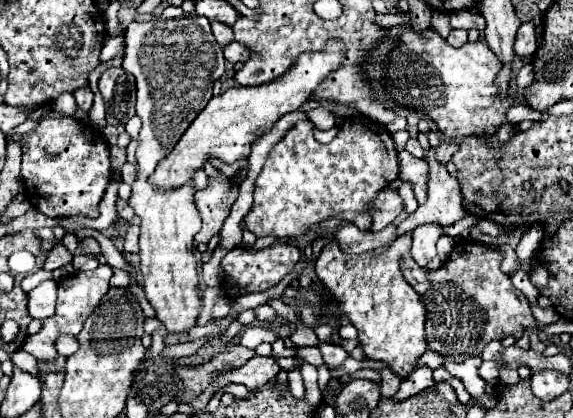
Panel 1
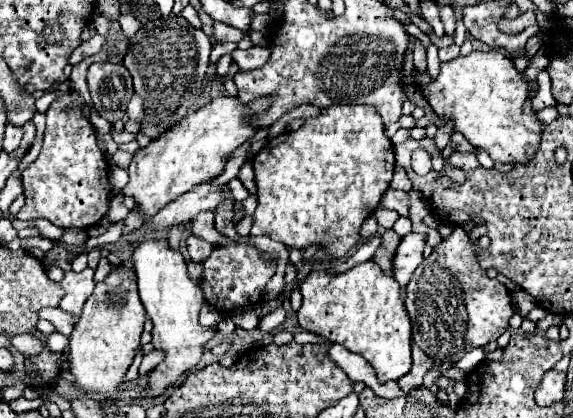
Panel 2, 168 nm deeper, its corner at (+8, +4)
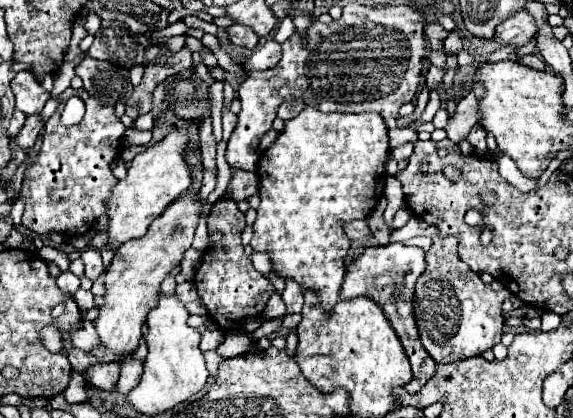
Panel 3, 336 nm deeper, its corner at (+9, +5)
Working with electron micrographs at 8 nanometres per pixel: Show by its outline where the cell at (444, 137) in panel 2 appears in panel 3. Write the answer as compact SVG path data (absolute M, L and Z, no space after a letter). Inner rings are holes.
M467 94L465 98L461 98L459 102L457 102L457 108L455 108L455 114L449 118L449 122L447 122L447 128L445 128L445 132L447 132L447 138L449 140L453 140L453 142L459 142L459 140L463 140L467 134L469 134L469 130L477 124L477 106L475 106L475 102L471 102L471 96L473 94Z

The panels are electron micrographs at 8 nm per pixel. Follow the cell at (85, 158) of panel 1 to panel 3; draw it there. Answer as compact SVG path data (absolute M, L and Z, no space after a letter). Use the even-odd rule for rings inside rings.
M67 88L59 96L55 114L45 122L43 148L35 164L25 172L29 192L21 192L21 196L25 198L23 226L41 236L47 236L49 232L85 234L87 230L91 230L95 220L107 212L107 198L117 184L117 178L111 174L111 162L119 154L123 132L125 126L115 116L113 106L103 106L85 90ZM69 96L83 98L87 112L77 126L67 128L59 122L59 116Z

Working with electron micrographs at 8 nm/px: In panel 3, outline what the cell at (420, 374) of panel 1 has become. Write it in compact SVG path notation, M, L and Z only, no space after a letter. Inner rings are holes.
M401 242L387 244L387 246L369 246L347 268L345 282L343 282L343 288L341 288L341 298L349 300L353 296L369 296L377 304L381 304L383 312L391 320L391 326L399 334L399 340L403 342L403 348L409 356L409 362L411 362L411 368L413 368L413 378L405 386L405 390L411 392L411 394L421 390L421 386L431 378L431 374L435 374L435 366L437 366L435 360L425 352L425 348L419 340L419 332L417 332L417 326L415 326L415 320L413 320L413 310L411 310L415 282L417 282L417 278L421 276L423 270L425 270L423 248L405 246Z

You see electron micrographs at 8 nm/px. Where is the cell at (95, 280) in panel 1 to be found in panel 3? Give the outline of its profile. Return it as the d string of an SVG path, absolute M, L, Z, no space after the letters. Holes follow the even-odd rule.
M79 288L79 290L73 294L73 298L75 298L75 302L77 302L77 306L79 306L81 312L87 312L87 310L95 308L95 298L93 298L91 290L83 290L83 288Z

